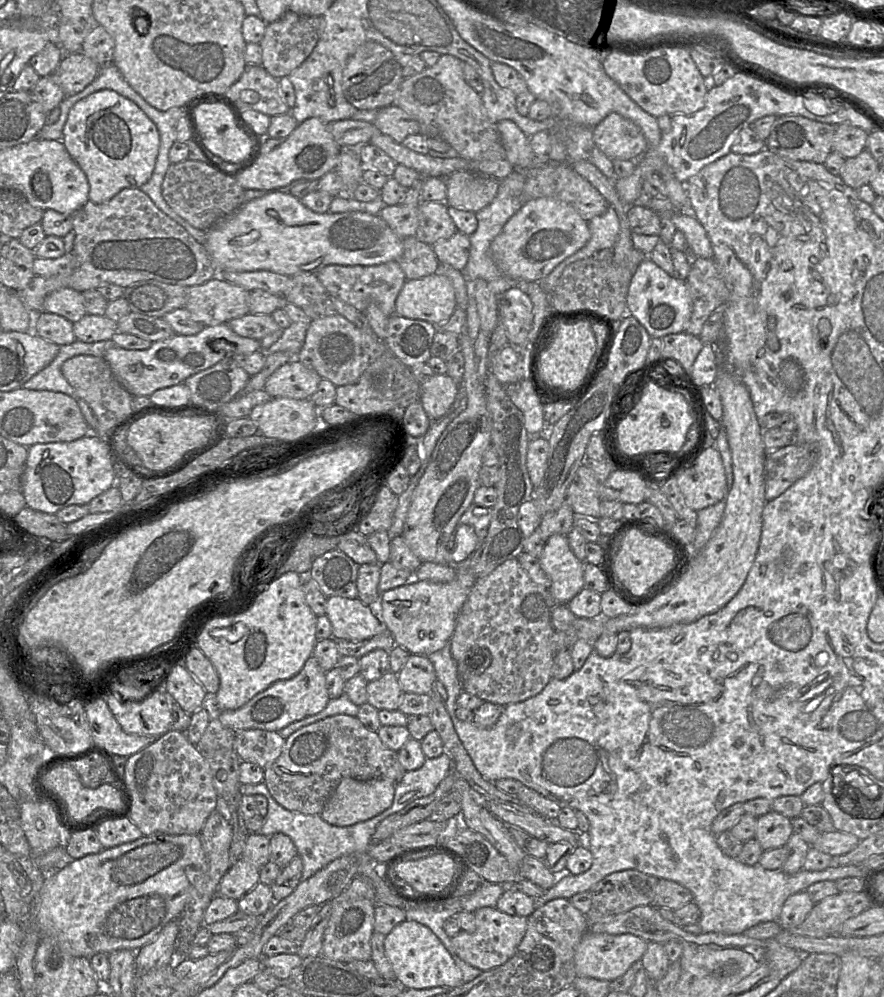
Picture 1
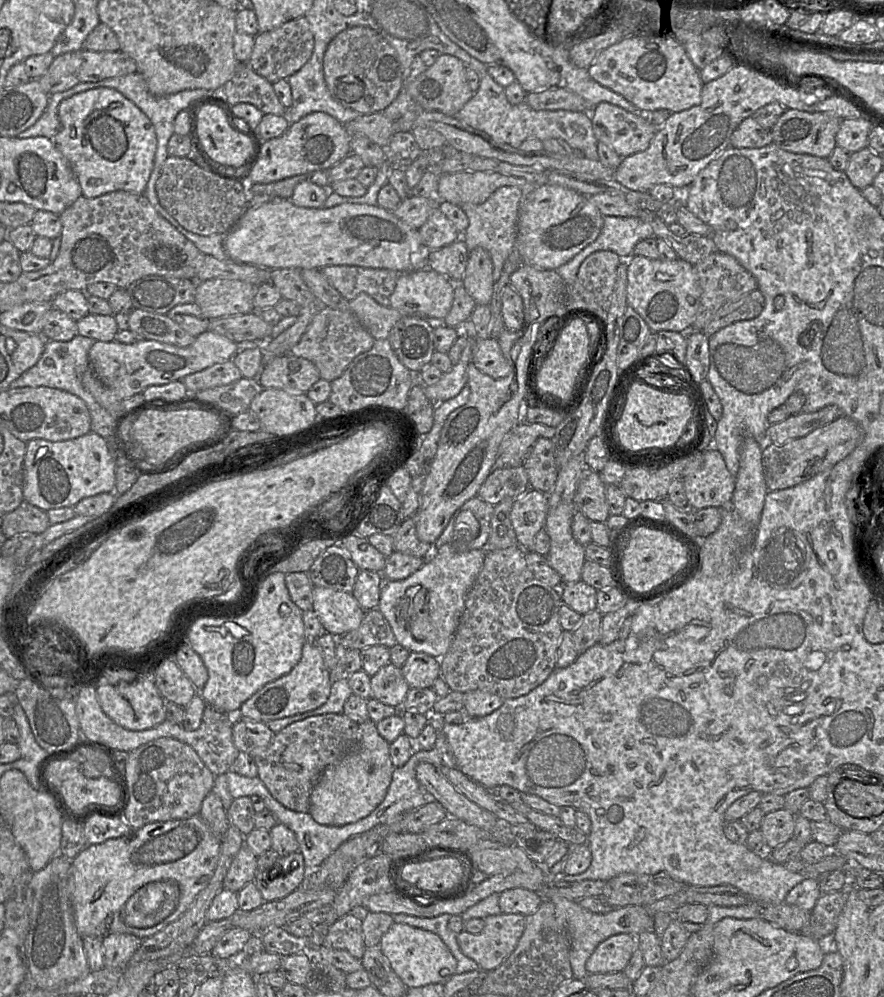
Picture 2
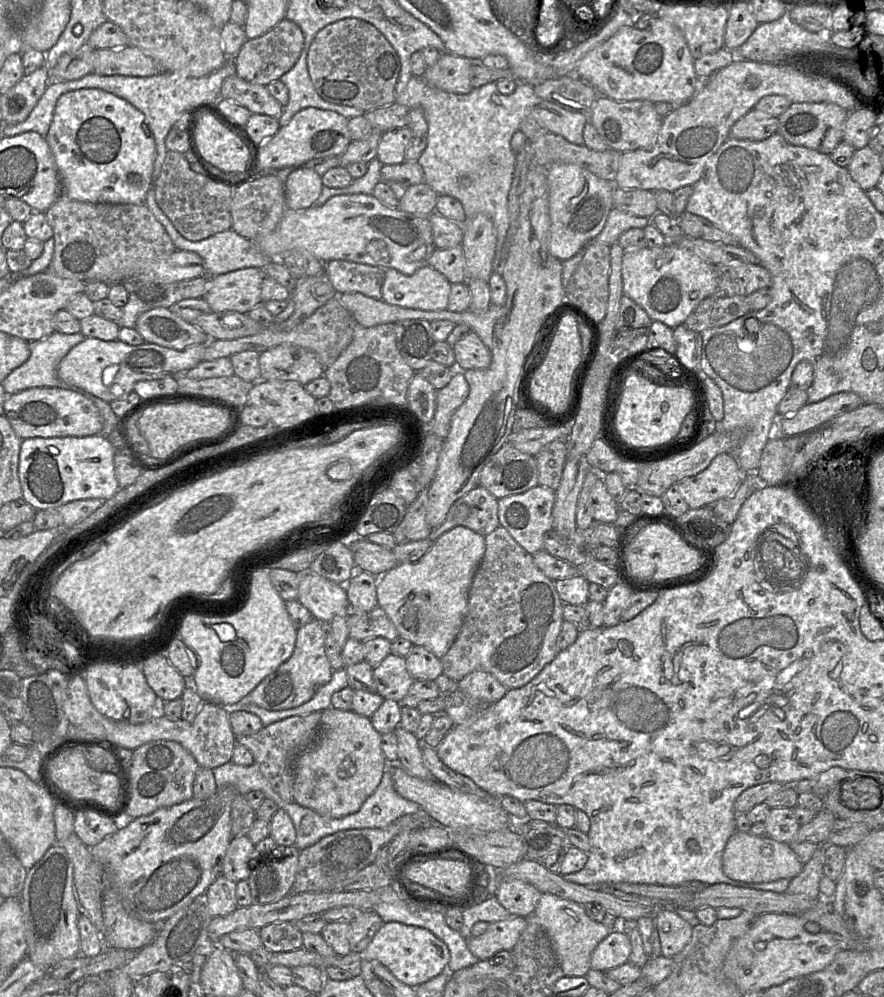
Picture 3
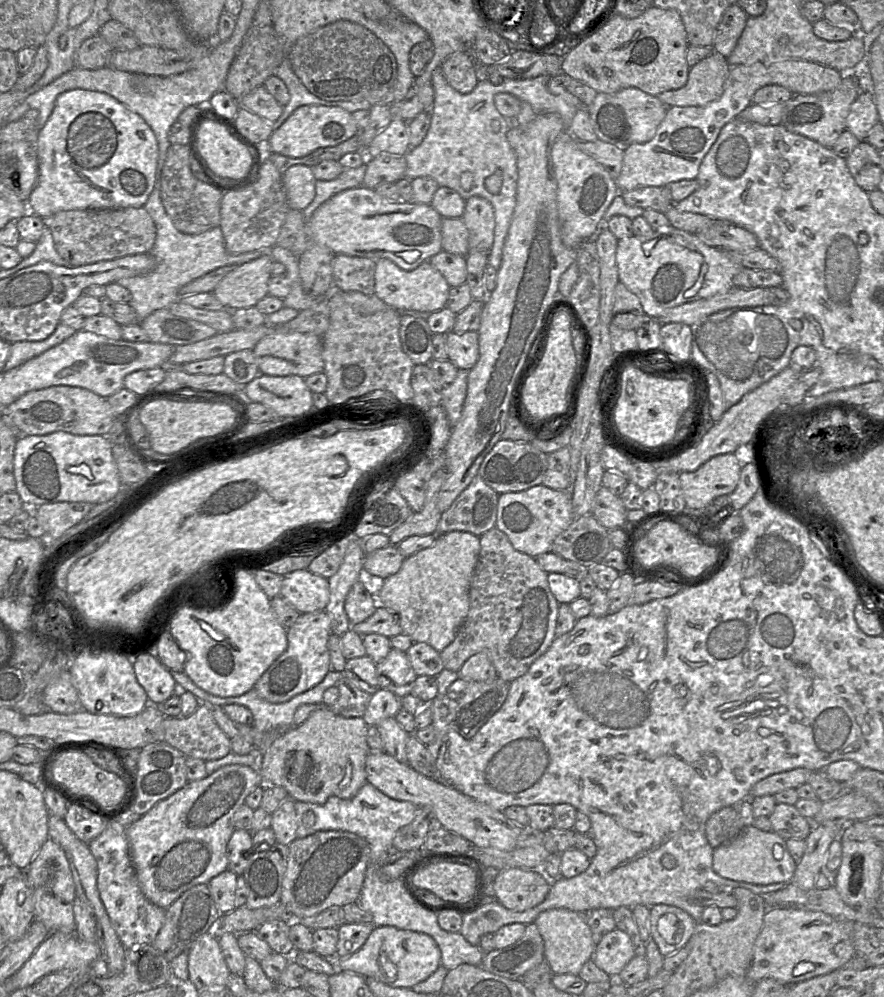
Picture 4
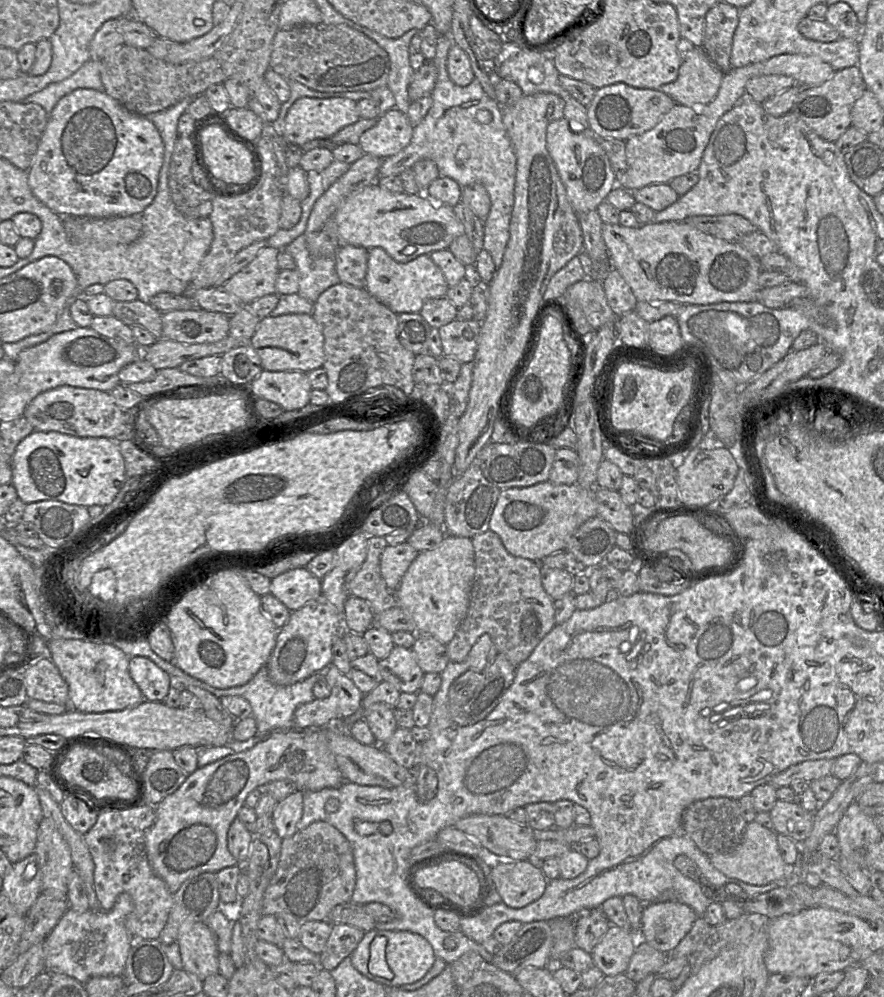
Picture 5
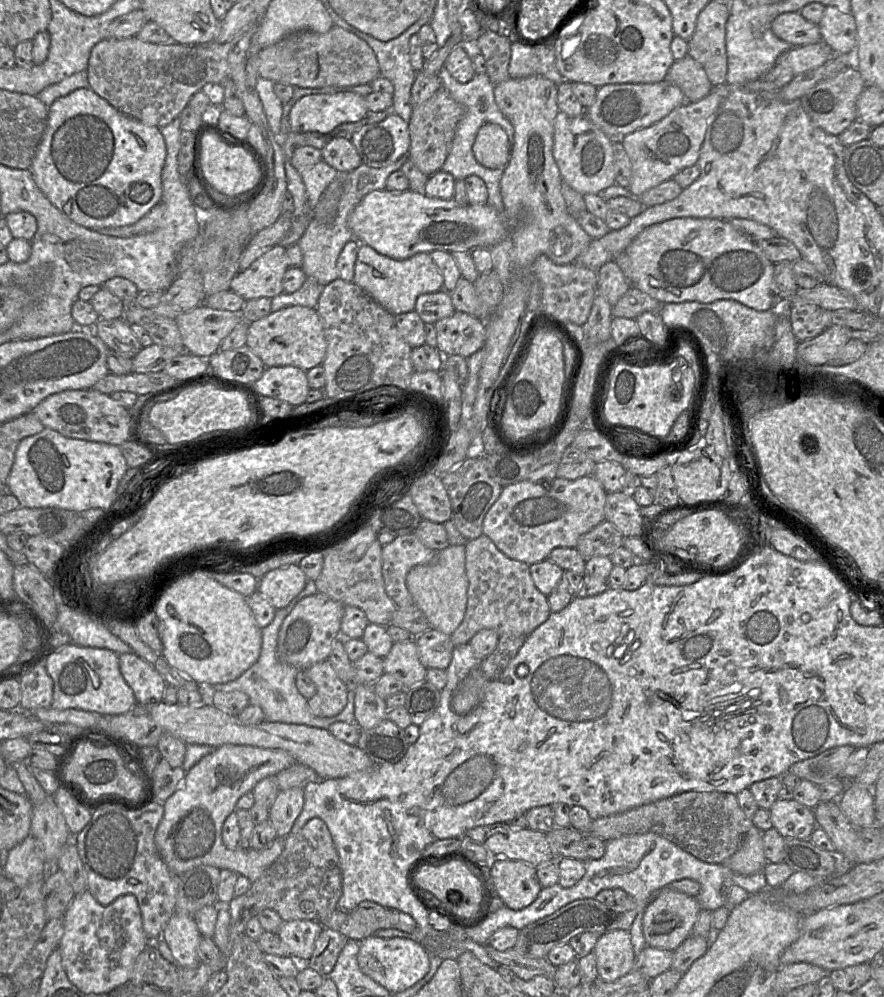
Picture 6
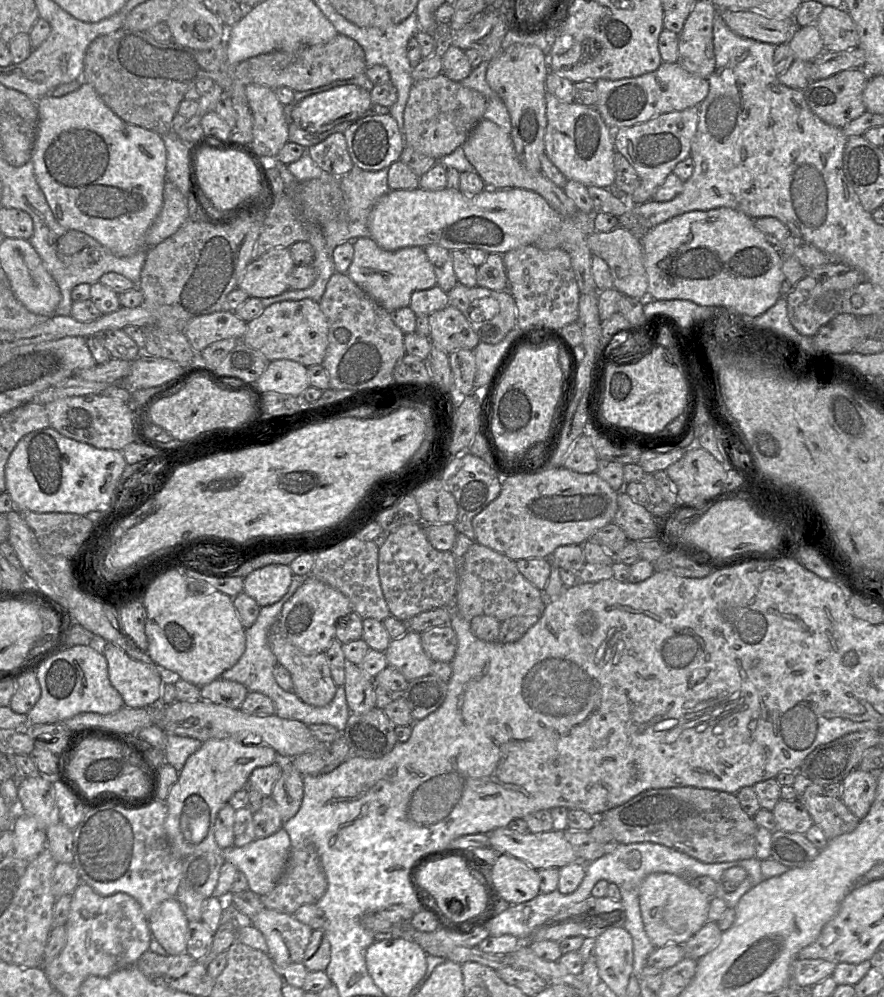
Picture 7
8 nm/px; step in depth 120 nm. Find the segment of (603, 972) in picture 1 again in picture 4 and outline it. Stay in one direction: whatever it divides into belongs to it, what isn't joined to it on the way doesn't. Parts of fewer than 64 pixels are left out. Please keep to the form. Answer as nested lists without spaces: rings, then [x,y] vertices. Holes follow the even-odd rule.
[[[615,928],[603,935],[597,943],[593,960],[598,968],[612,978],[617,978],[634,956],[634,946],[629,935]]]

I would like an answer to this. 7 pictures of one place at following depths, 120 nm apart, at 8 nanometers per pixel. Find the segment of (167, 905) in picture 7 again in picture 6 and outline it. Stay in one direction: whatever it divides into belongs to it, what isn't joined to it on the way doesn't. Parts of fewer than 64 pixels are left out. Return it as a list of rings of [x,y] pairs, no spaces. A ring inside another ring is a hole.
[[[175,912],[167,922],[161,938],[169,946],[179,967],[195,968],[201,963],[197,952],[202,935],[193,916]]]

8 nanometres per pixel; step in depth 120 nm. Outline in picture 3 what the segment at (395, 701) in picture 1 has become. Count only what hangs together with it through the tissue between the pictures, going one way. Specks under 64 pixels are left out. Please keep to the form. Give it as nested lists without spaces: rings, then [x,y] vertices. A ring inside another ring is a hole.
[[[390,653],[374,667],[373,677],[376,693],[384,699],[401,701],[414,682],[406,666],[406,658]]]

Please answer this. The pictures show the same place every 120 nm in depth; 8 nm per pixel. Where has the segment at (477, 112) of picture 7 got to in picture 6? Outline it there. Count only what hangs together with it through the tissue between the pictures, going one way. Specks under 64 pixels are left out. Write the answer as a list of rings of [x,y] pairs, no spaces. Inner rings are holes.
[[[443,87],[437,90],[427,101],[412,109],[408,123],[410,134],[408,158],[427,176],[442,170],[455,136],[456,127],[463,114],[463,107]]]

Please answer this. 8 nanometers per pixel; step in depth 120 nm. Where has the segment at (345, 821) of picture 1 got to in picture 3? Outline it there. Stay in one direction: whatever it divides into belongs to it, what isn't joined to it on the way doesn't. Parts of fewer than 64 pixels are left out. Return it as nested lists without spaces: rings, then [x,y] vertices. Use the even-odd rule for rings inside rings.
[[[329,707],[321,713],[321,734],[312,748],[295,762],[294,801],[327,818],[342,818],[357,812],[378,787],[388,762],[381,748],[381,735],[370,718],[352,710]]]

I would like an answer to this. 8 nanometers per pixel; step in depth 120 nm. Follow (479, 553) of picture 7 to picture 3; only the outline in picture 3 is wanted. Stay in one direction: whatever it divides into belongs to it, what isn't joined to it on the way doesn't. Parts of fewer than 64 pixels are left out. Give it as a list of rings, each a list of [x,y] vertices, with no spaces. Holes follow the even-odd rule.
[[[500,525],[493,532],[485,536],[485,545],[486,550],[483,559],[473,578],[471,588],[469,590],[467,614],[463,621],[461,630],[450,649],[442,658],[440,658],[443,667],[443,673],[457,683],[467,674],[473,671],[485,671],[494,675],[496,679],[508,690],[520,688],[530,682],[537,674],[540,673],[545,665],[550,663],[556,657],[557,640],[561,631],[562,622],[564,621],[564,603],[561,601],[555,588],[555,581],[551,580],[542,573],[542,571],[534,563],[533,556],[524,548],[522,548],[504,527]]]

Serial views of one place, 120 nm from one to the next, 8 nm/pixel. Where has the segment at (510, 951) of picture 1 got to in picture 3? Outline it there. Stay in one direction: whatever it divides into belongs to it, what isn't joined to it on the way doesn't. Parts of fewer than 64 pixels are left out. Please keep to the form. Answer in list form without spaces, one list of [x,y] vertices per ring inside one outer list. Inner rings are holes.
[[[515,916],[489,923],[482,935],[466,938],[469,950],[479,960],[486,960],[500,951],[511,951],[527,926],[527,918]]]

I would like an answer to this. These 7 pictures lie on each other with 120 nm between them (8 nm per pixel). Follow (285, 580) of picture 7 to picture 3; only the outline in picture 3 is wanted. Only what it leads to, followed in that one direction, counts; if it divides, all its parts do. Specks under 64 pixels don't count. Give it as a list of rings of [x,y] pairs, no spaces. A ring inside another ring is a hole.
[[[310,570],[296,573],[301,574],[297,599],[315,619],[329,624],[336,616],[349,615],[350,602],[345,585],[337,584]]]

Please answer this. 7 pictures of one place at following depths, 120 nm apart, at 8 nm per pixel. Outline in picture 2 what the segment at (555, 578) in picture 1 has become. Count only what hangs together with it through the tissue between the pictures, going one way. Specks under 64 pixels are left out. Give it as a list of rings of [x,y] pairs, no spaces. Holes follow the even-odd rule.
[[[574,500],[562,502],[549,510],[545,523],[550,538],[550,550],[546,556],[550,566],[561,576],[562,583],[581,580],[586,560],[585,546],[579,544],[572,534],[572,519],[576,511]]]

